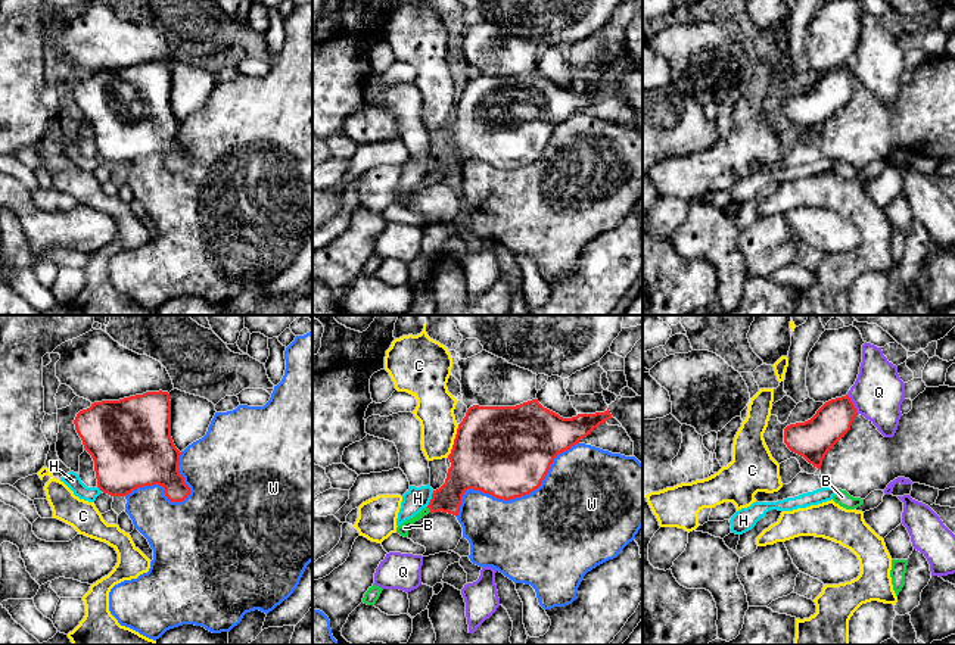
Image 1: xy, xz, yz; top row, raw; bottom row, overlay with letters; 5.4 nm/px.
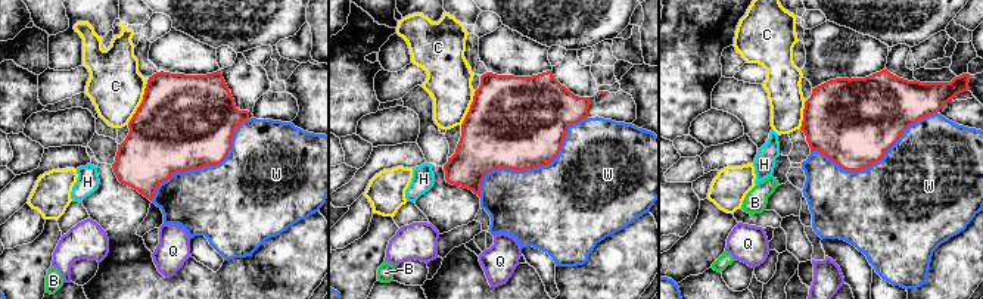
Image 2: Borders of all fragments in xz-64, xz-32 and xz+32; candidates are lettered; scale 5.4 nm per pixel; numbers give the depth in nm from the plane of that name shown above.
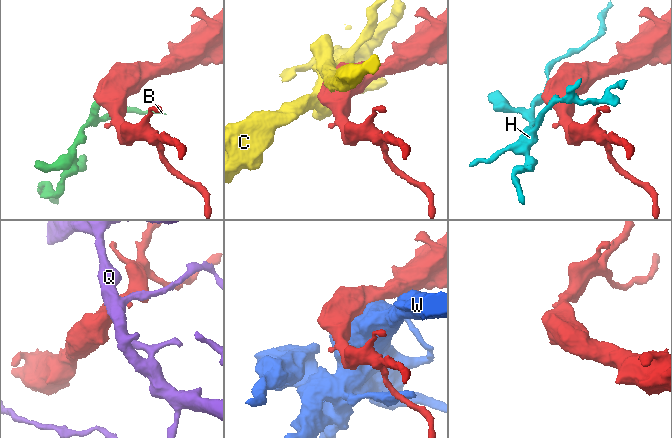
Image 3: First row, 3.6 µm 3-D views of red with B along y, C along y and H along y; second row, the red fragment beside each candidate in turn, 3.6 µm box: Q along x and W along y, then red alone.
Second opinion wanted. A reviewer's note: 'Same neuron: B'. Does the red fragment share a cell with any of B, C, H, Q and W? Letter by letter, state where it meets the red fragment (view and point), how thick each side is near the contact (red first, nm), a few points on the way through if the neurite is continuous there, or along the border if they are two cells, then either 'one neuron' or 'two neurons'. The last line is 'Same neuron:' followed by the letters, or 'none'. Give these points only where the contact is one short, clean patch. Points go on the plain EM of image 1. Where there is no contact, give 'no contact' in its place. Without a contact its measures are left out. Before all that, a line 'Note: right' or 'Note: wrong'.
Note: right
B: meets red in xz at (429, 178); 160 nm thick on the red side, 60 nm on the other; runs through xz (462, 146), (429, 178), (404, 198); one neuron
C: meets red in xz at (454, 112); 480 nm thick on the red side, 200 nm on the other; two neurons
H: meets red in xz at (432, 168); 200 nm thick on the red side, 130 nm on the other; two neurons
Q: meets red in yz at (852, 74); 200 nm thick on the red side, 280 nm on the other; two neurons
W: meets red in xz at (515, 167); 500 nm thick on the red side, 480 nm on the other; two neurons
Same neuron: B

